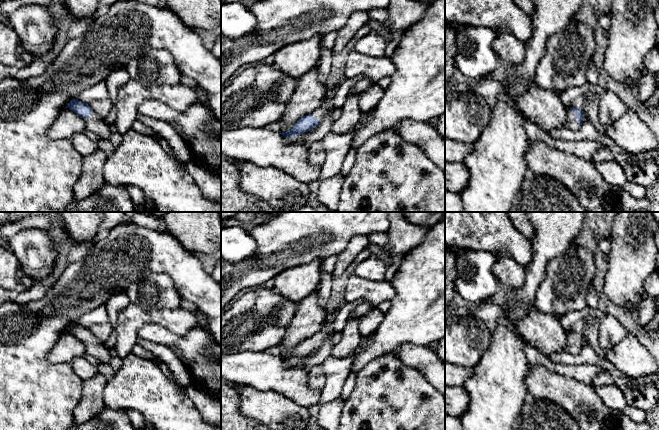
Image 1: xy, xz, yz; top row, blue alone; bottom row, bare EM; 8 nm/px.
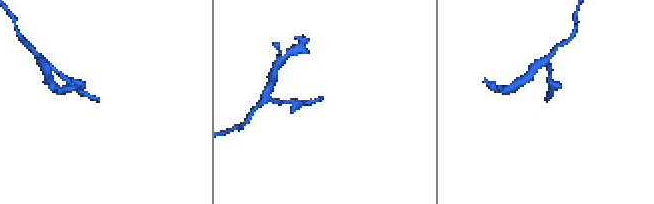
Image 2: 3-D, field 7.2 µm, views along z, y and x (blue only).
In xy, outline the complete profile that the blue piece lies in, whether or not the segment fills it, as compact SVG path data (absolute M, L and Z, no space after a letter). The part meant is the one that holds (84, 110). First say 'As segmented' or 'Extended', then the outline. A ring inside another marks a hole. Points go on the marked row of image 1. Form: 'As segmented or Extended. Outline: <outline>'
Extended. Outline: M76 98L60 112L47 135L51 139L71 139L74 134L84 133L86 130L95 132L101 141L109 139L112 133L104 118Z

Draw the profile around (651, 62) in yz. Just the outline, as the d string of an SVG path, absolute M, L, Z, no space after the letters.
M659 47L648 52L644 59L644 67L647 74L656 74L659 71Z

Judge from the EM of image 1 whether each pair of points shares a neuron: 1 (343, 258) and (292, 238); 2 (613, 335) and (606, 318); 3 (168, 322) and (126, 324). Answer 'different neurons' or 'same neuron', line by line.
1: different neurons
2: same neuron
3: same neuron

